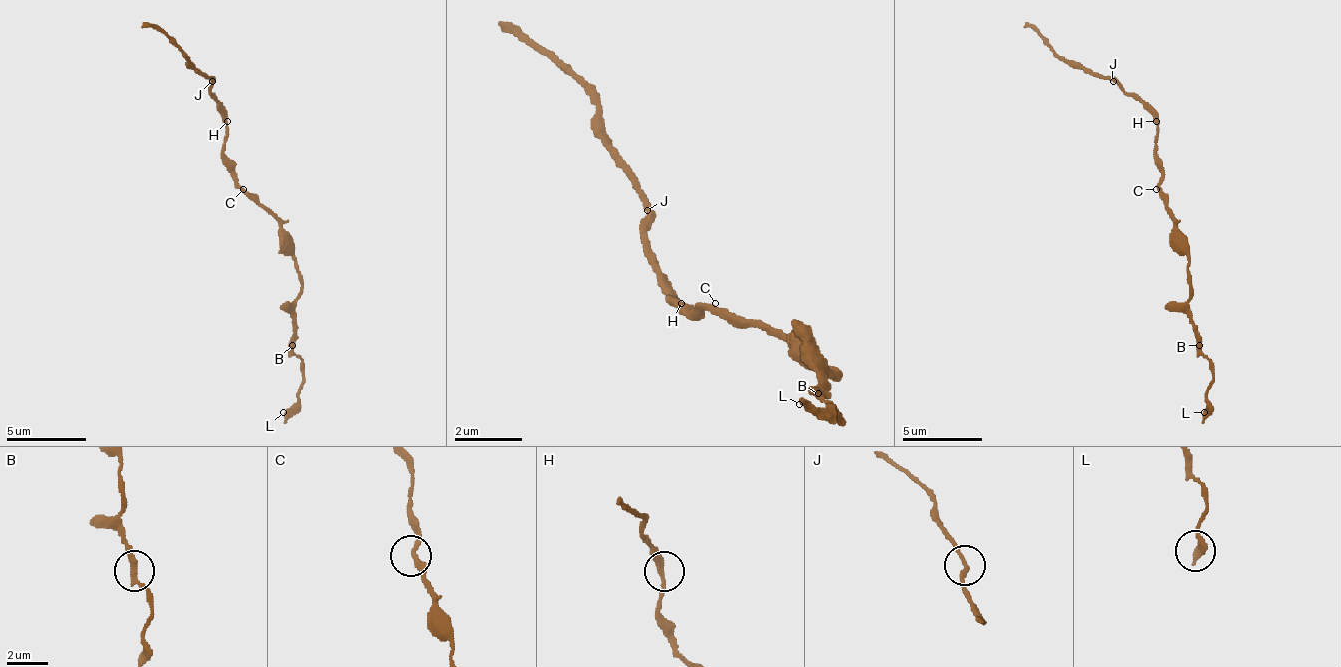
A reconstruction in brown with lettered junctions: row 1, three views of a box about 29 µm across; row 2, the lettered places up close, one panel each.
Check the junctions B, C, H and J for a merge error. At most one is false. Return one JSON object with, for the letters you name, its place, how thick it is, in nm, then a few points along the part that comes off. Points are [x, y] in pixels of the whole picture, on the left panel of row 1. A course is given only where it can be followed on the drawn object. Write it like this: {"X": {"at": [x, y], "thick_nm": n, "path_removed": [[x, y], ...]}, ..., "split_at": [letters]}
{"B": {"at": [292, 345], "thick_nm": 200, "path_removed": [[291, 344], [303, 388], [299, 408], [283, 423]]}, "split_at": ["B"]}

